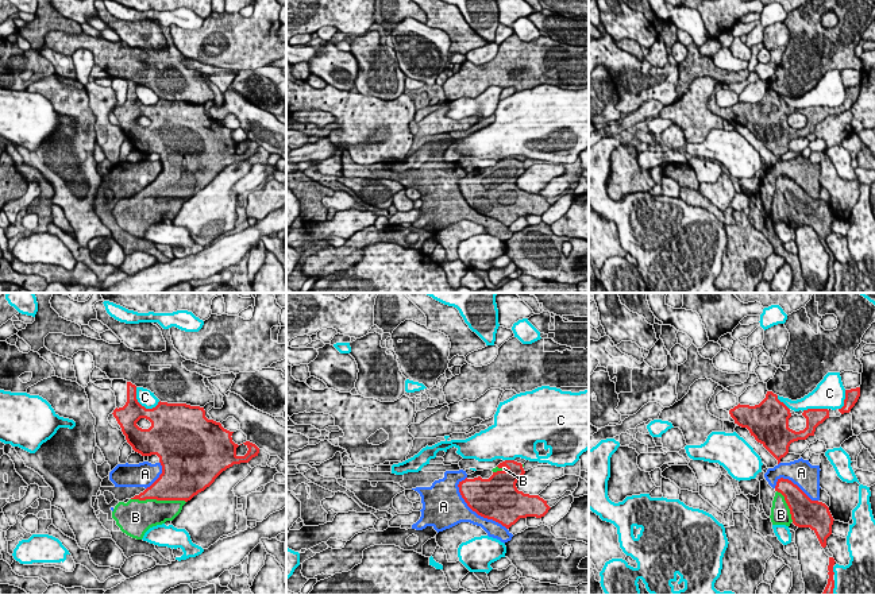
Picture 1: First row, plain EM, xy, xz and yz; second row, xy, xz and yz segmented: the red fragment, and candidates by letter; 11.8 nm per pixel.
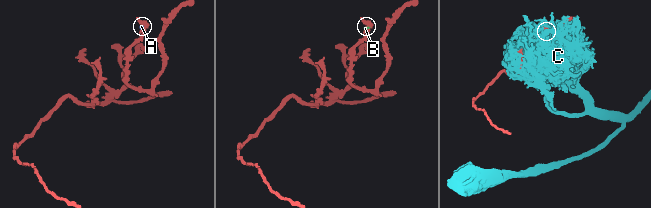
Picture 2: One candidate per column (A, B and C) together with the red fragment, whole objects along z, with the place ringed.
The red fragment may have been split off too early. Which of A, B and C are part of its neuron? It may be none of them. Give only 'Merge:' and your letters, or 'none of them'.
Merge: B

